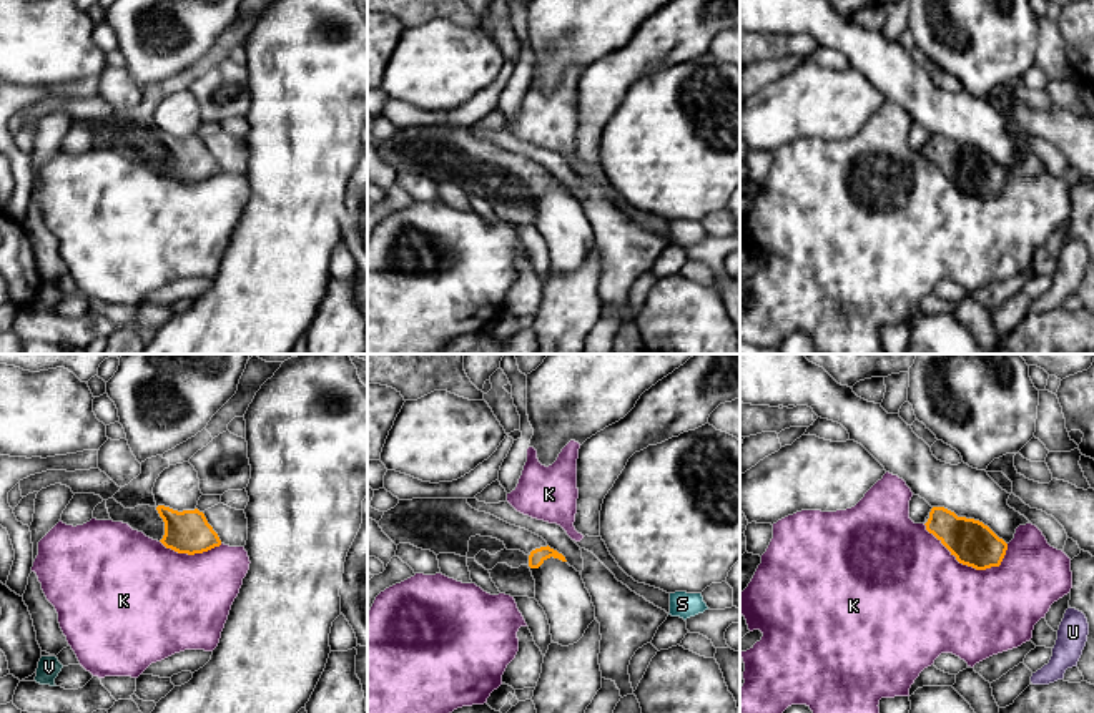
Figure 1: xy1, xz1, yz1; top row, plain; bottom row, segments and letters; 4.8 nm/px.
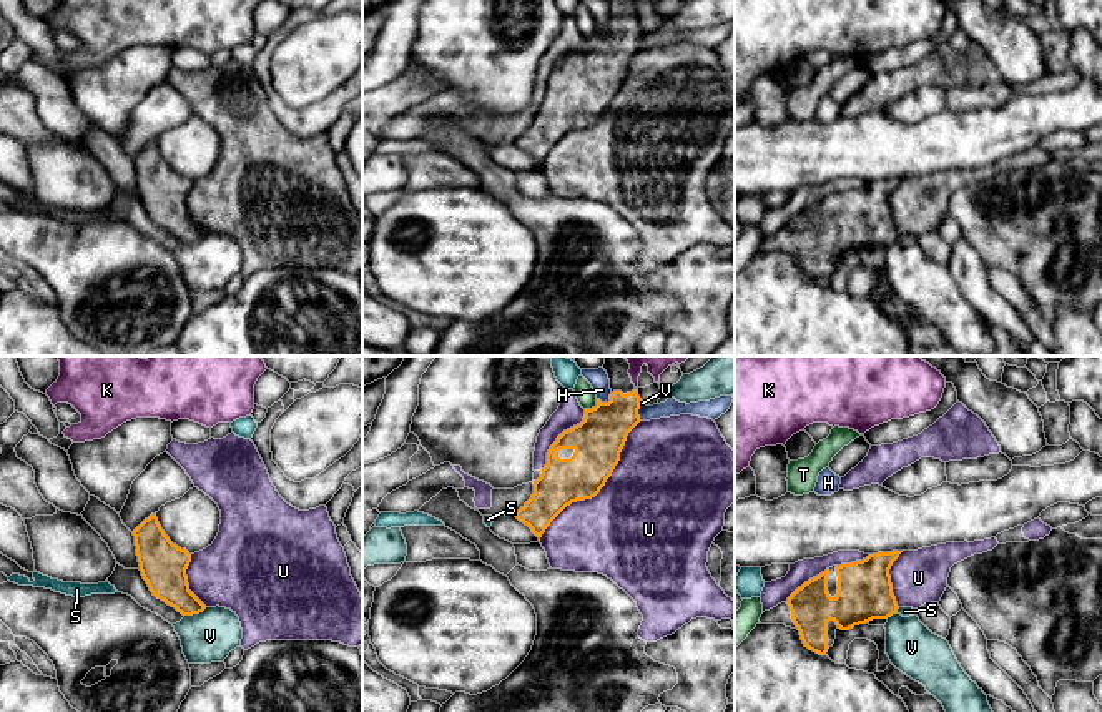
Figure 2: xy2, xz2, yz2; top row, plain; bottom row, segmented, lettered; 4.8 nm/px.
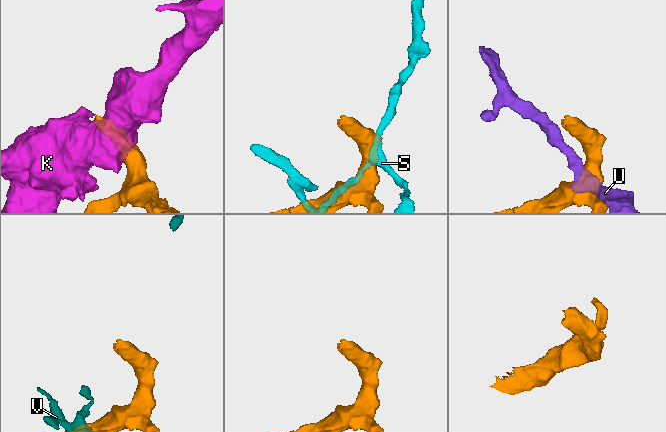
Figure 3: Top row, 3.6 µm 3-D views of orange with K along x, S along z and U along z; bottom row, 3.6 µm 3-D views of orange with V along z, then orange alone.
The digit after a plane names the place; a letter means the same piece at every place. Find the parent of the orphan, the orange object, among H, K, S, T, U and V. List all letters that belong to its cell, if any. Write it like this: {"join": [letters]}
{"join": []}

